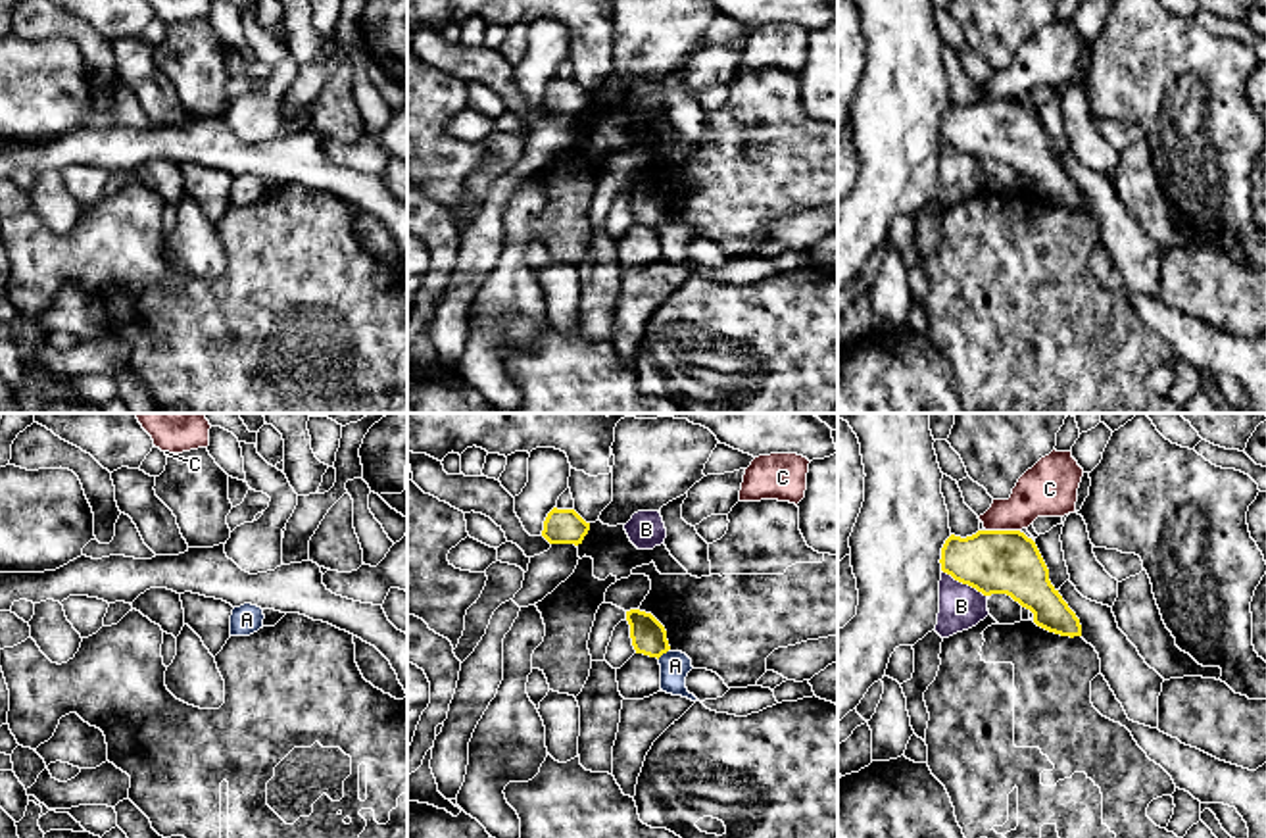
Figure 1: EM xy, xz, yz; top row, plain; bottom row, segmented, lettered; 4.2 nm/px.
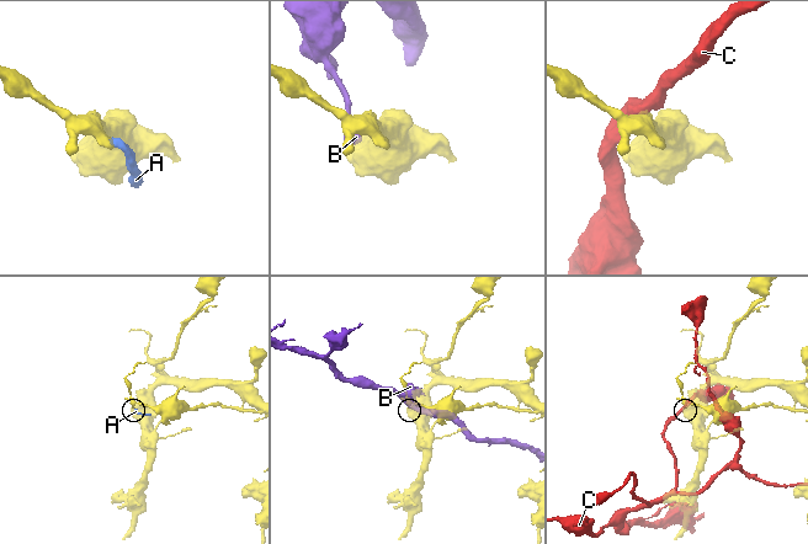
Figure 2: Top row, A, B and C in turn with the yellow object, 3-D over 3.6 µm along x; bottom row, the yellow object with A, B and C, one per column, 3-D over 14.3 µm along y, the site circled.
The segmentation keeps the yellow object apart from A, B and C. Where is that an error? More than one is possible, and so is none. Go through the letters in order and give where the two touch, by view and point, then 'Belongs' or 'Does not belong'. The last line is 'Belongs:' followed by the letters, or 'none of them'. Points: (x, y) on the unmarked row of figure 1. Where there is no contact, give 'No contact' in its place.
A: Touches yellow at xz (661, 223). Does not belong
B: Touches yellow at yz (965, 152). Does not belong
C: Touches yellow at yz (1003, 100). Does not belong
Belongs: none of them

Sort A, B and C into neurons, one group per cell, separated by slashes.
A / B / C

